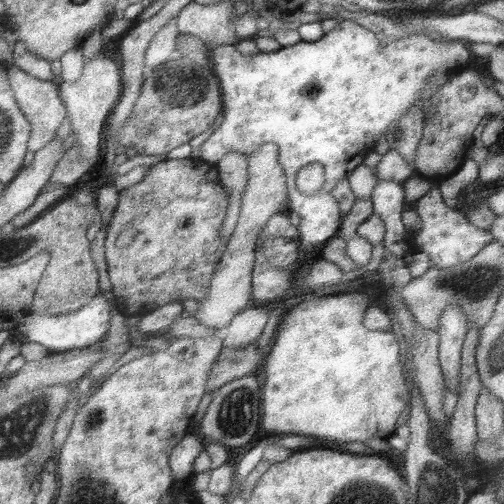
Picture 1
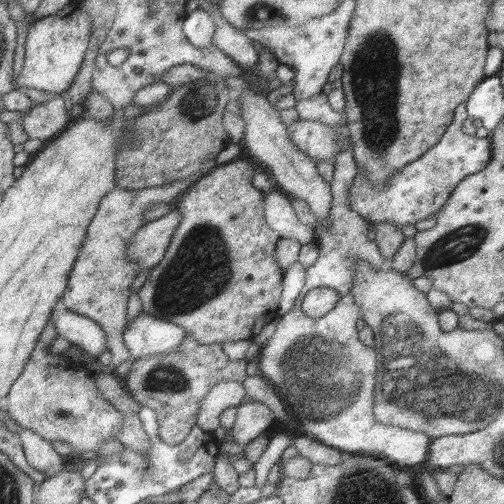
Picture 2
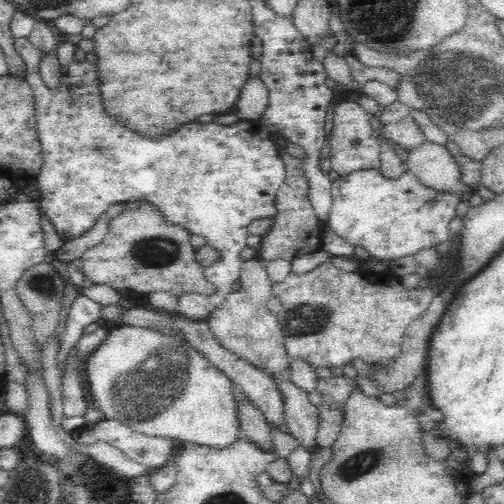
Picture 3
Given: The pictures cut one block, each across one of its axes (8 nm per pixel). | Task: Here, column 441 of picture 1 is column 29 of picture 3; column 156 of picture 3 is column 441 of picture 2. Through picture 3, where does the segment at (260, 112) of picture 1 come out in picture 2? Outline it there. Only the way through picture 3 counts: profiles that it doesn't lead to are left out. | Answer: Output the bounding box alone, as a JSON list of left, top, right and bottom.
[347,104,493,230]

